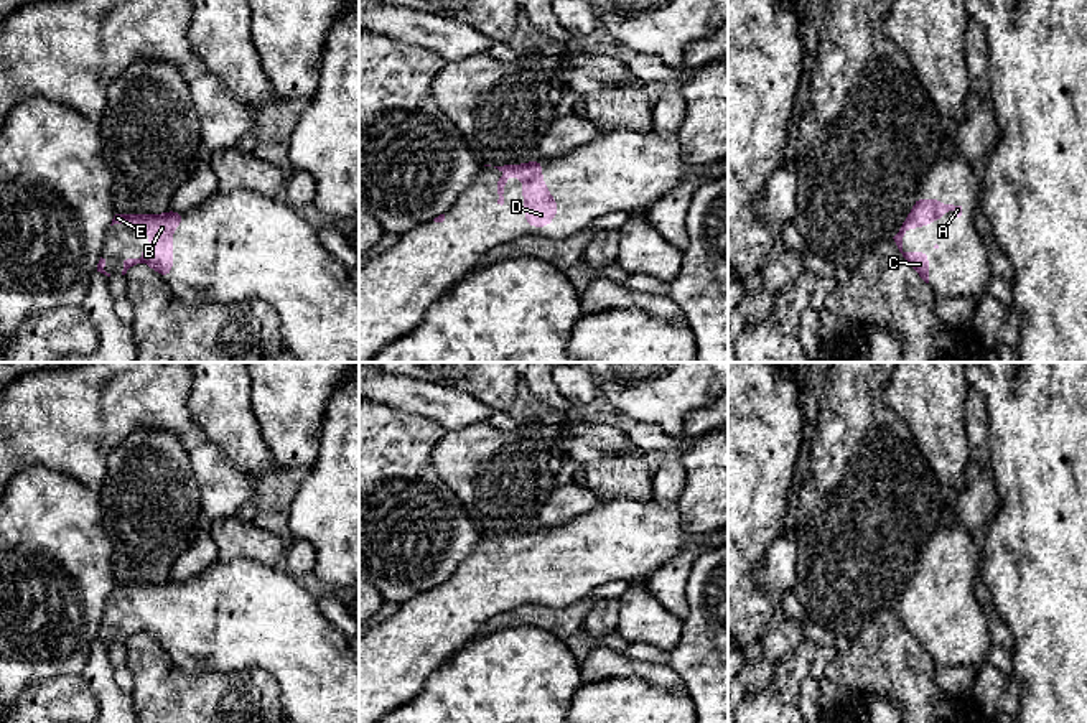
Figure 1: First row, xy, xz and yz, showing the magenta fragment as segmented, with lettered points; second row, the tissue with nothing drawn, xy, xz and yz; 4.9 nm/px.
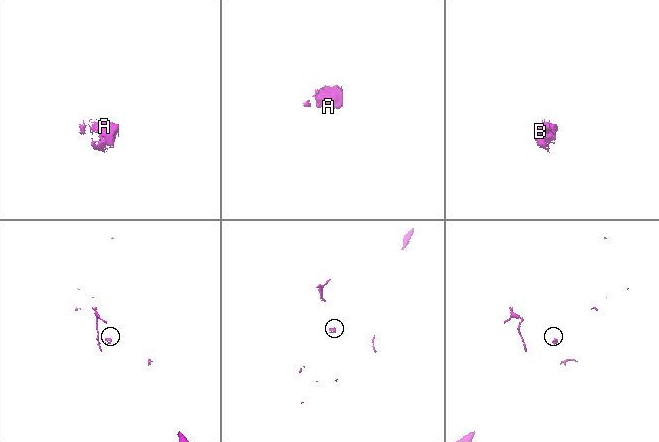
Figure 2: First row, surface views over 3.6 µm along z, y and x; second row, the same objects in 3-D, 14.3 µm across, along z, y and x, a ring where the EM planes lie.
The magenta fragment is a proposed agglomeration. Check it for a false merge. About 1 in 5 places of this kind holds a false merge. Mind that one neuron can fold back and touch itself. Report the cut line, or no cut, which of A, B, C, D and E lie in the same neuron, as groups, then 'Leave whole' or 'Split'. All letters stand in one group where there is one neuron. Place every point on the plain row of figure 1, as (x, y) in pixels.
No split. Groups: A B C D E. Leave whole

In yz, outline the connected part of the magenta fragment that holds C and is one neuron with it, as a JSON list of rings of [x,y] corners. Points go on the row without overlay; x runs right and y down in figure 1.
[[[917,565],[899,601],[893,606],[903,626],[926,652],[929,652],[929,623],[922,619],[904,621],[903,606],[907,598],[917,598],[921,595],[937,591],[949,580],[954,580],[957,586],[962,585],[962,575],[942,573],[939,565],[934,567]]]

